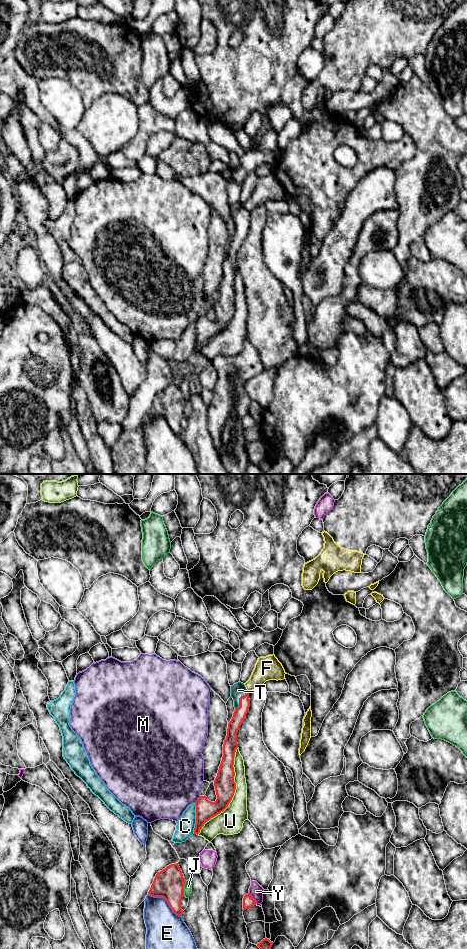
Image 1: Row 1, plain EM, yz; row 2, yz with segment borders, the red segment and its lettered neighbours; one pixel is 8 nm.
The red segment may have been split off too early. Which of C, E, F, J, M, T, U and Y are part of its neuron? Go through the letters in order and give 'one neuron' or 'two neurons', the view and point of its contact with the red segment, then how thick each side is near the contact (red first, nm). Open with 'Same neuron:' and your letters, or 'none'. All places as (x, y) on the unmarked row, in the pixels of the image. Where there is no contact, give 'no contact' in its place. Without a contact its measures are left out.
Same neuron: T
C: two neurons; contact yz (196, 338); calibres 160 and 150 nm
E: two neurons; contact yz (166, 420); calibres 240 and 320 nm
F: two neurons; no contact
J: two neurons; contact yz (183, 408); calibres 240 and 60 nm
M: two neurons; contact yz (198, 319); calibres 170 and 460 nm
T: one neuron; contact yz (240, 220); calibres 100 and 120 nm
U: two neurons; contact yz (234, 312); calibres 170 and 200 nm
Y: two neurons; contact yz (252, 418); calibres 100 and 110 nm

